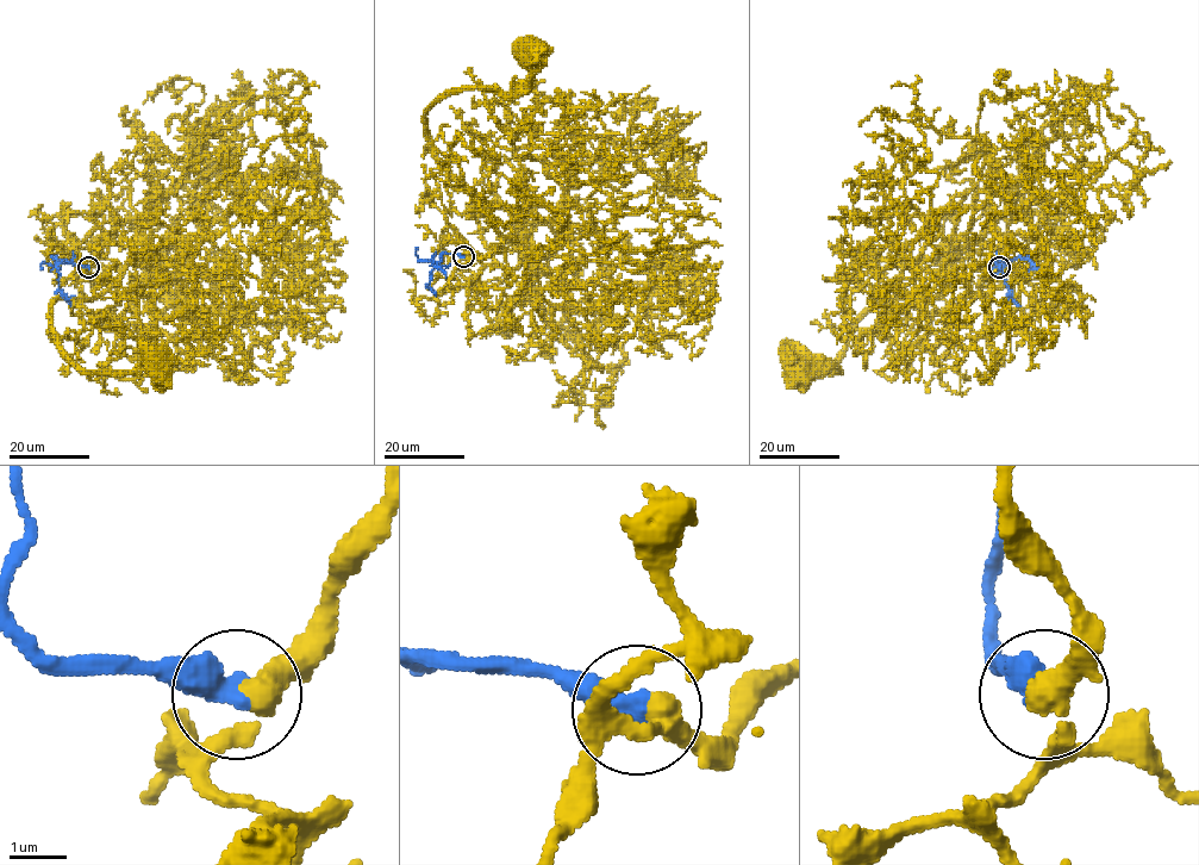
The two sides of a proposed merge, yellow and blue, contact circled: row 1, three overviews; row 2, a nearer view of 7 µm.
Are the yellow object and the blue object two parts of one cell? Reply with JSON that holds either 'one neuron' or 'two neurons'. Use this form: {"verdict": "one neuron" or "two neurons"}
{"verdict": "one neuron"}

